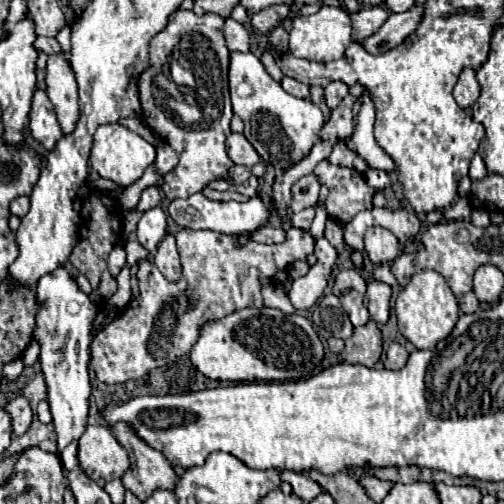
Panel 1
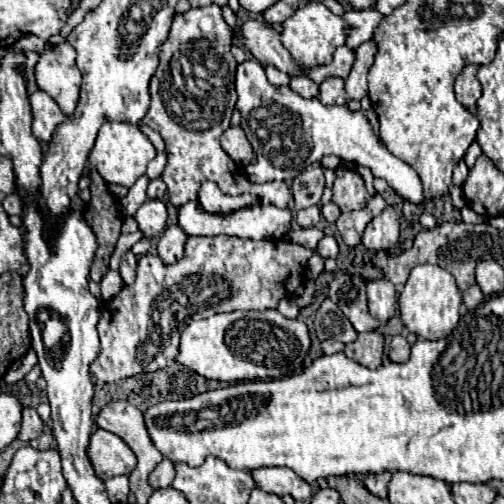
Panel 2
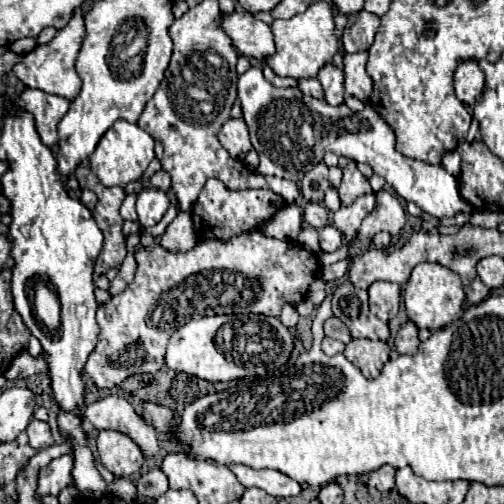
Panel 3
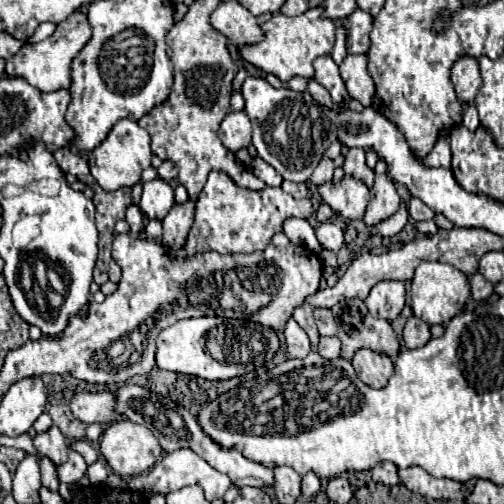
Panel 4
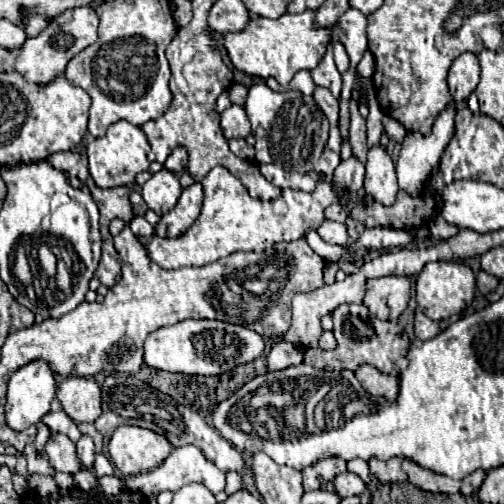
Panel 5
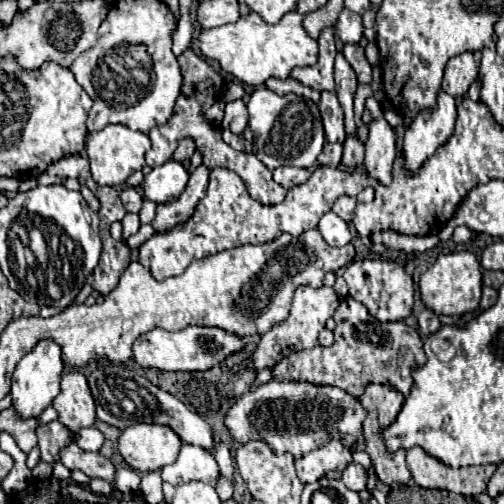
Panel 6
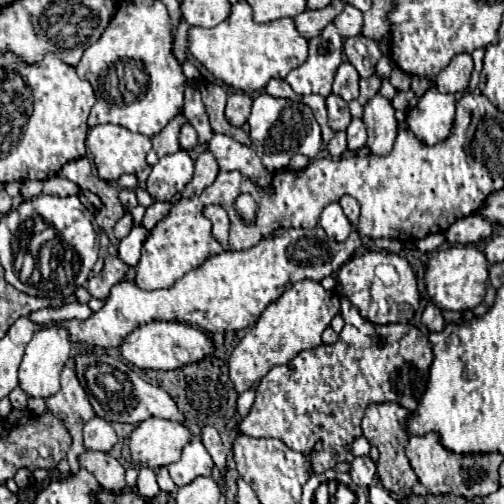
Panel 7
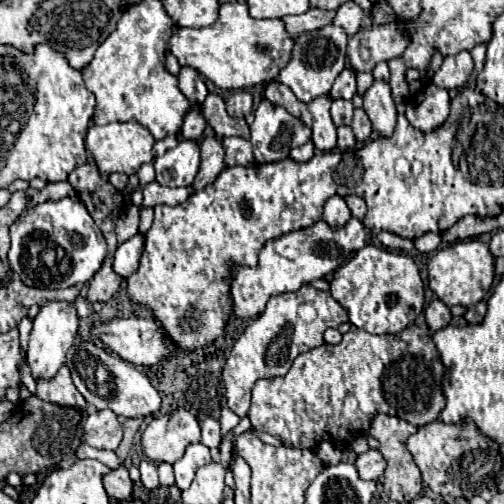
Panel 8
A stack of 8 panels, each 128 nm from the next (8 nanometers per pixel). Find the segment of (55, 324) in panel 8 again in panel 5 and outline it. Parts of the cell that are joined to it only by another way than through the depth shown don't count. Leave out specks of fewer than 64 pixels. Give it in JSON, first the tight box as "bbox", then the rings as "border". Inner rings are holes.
{"bbox":[6,360,56,430],"border":[[[36,360],[18,368],[8,380],[8,396],[6,396],[6,424],[12,430],[26,430],[32,424],[38,424],[44,414],[50,412],[50,402],[56,392],[54,374],[48,368],[48,362]]]}

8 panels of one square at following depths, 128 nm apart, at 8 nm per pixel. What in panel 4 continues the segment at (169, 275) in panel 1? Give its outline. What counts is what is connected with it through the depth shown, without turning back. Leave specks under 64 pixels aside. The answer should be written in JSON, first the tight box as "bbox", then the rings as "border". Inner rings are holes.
{"bbox":[162,200,194,250],"border":[[[188,200],[184,204],[176,204],[168,212],[168,216],[162,220],[162,224],[164,224],[162,244],[166,244],[172,250],[180,250],[186,242],[192,220],[194,220],[194,202]]]}

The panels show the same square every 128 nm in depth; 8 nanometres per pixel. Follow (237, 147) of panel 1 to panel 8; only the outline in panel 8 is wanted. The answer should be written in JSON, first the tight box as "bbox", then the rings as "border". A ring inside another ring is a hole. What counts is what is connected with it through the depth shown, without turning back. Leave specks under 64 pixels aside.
{"bbox":[226,90,252,118],"border":[[[236,90],[226,100],[226,110],[232,118],[246,118],[252,112],[252,94],[246,90]]]}

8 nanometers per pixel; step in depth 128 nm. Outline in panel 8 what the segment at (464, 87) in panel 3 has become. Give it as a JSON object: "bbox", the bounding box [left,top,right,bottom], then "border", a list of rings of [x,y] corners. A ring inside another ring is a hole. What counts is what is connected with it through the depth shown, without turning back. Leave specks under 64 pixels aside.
{"bbox":[432,52,474,90],"border":[[[458,52],[456,56],[444,58],[444,62],[442,62],[440,70],[434,74],[432,82],[438,88],[460,90],[468,82],[472,68],[474,68],[474,62],[472,62],[470,52]]]}

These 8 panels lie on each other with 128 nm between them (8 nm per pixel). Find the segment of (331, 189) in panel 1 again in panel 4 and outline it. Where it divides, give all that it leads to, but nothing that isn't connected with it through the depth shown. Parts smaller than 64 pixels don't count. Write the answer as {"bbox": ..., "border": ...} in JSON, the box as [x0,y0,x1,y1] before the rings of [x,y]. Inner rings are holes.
{"bbox":[344,148,374,188],"border":[[[360,148],[348,150],[346,160],[344,160],[344,174],[352,176],[356,180],[362,180],[368,188],[372,188],[372,184],[374,184],[374,172],[366,166],[364,152]]]}

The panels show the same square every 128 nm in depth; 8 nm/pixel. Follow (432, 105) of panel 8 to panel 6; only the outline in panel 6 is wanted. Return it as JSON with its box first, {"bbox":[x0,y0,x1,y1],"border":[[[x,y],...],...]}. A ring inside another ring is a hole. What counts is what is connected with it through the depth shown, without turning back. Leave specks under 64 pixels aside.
{"bbox":[402,94,456,176],"border":[[[450,94],[438,96],[434,110],[420,112],[406,128],[402,144],[402,160],[408,176],[414,172],[452,136],[456,122],[456,102]]]}

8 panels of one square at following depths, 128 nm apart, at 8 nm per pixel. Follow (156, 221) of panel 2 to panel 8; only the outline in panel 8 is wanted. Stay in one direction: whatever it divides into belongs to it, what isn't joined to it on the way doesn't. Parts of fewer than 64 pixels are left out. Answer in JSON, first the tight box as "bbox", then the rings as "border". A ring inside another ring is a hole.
{"bbox":[154,140,200,186],"border":[[[180,140],[176,148],[154,160],[156,182],[162,186],[190,186],[200,168],[200,148],[194,140]]]}

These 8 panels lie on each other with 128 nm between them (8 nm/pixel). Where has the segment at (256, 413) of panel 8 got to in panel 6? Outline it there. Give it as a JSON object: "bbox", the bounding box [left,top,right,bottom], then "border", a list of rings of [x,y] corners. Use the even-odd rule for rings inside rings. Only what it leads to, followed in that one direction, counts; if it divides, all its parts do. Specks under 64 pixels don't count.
{"bbox":[274,296,426,484],"border":[[[350,296],[340,302],[338,310],[334,312],[334,322],[336,342],[330,348],[316,346],[312,350],[290,354],[274,366],[274,380],[308,380],[312,384],[336,384],[356,398],[360,396],[360,392],[364,392],[364,384],[378,382],[392,384],[392,388],[408,396],[414,384],[412,372],[426,360],[418,332],[404,322],[376,320],[368,314],[364,304],[356,302]],[[330,440],[324,448],[310,452],[308,456],[300,458],[296,462],[298,478],[304,484],[318,482],[326,472],[342,472],[352,462],[352,452],[348,452],[340,440]]]}

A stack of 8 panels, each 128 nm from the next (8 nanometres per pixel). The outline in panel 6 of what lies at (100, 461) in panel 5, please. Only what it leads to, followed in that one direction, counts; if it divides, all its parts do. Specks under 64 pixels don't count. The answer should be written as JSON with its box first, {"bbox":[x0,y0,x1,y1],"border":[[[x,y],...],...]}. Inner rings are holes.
{"bbox":[114,468,140,492],"border":[[[116,468],[114,488],[120,492],[136,492],[140,486],[140,474],[132,468]]]}

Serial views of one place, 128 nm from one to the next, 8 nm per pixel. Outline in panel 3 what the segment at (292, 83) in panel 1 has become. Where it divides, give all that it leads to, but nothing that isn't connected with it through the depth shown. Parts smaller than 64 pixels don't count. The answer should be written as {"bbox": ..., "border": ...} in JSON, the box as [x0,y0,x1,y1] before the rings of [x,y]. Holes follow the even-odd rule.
{"bbox":[298,78,324,98],"border":[[[306,78],[306,80],[298,80],[298,88],[300,88],[304,94],[310,94],[312,98],[322,98],[322,96],[324,96],[322,86],[320,86],[318,78]]]}

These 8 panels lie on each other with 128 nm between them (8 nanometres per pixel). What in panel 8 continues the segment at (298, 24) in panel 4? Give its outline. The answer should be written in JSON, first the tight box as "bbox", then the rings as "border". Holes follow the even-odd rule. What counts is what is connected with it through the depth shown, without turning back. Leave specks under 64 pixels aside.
{"bbox":[168,2,294,90],"border":[[[242,2],[222,4],[218,20],[208,28],[178,28],[168,50],[182,66],[192,66],[222,90],[250,90],[258,84],[272,82],[292,58],[294,38],[282,20],[254,20]]]}

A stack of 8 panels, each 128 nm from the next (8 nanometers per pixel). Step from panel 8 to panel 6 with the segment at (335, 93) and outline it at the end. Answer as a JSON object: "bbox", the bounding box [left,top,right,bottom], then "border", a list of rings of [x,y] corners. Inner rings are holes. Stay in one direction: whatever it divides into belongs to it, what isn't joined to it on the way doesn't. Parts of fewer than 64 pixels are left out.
{"bbox":[334,52,358,136],"border":[[[340,52],[336,54],[334,76],[336,76],[336,94],[338,94],[338,100],[344,108],[344,128],[346,128],[346,134],[352,136],[352,132],[356,130],[354,116],[352,116],[352,98],[354,98],[358,80],[356,80],[352,66],[346,62],[346,58]]]}

